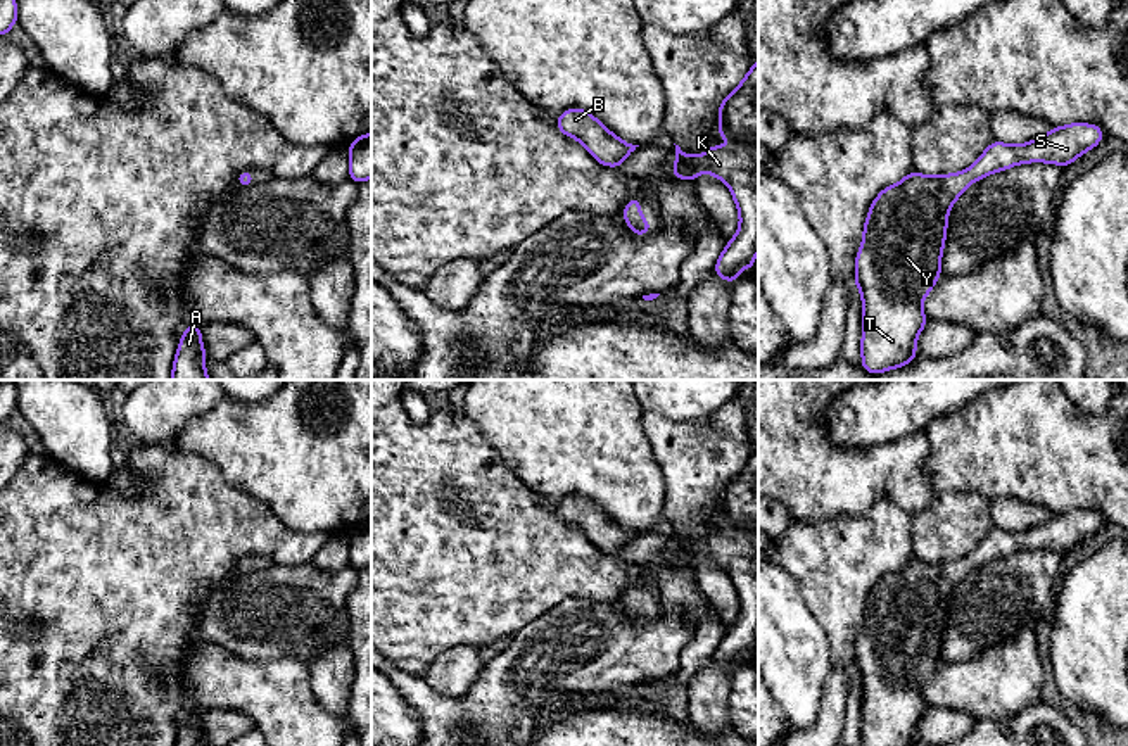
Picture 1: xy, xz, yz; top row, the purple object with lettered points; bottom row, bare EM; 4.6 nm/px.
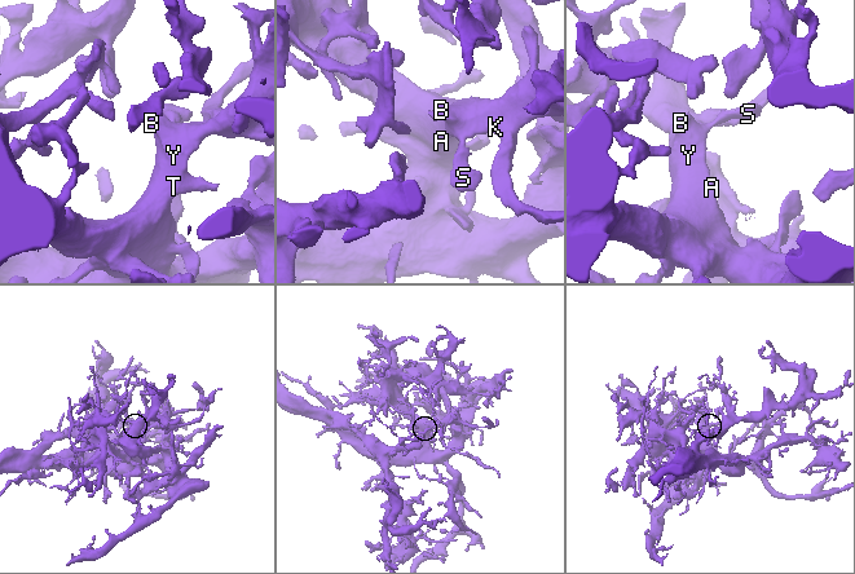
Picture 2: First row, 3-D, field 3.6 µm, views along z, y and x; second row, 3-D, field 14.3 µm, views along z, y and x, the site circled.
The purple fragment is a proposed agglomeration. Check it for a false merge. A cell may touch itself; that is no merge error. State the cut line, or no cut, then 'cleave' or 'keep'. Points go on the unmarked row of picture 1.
cut none; keep

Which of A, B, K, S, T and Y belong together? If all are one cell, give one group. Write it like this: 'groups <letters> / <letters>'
groups A B K S T Y

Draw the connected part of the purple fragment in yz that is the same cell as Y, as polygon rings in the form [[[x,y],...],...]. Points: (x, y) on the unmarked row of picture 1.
[[[1073,509],[1061,515],[1052,513],[1045,523],[1021,532],[993,527],[967,558],[922,563],[912,556],[902,568],[881,577],[871,591],[855,646],[853,670],[862,680],[864,692],[862,746],[917,746],[916,727],[928,711],[921,689],[941,663],[940,649],[948,597],[973,568],[1023,549],[1052,549],[1066,554],[1097,534],[1104,522],[1097,511]]]

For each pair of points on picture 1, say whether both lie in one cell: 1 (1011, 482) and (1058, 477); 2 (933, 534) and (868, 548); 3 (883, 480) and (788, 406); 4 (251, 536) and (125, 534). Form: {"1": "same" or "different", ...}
{"1": "same", "2": "different", "3": "same", "4": "same"}

